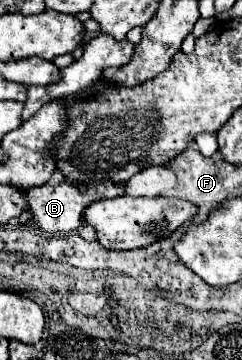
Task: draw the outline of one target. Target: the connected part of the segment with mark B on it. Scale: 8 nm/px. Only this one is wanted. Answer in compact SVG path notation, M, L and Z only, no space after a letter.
M109 180L103 182L93 182L87 186L75 186L71 182L59 182L55 186L45 184L39 188L29 188L25 194L27 200L27 212L31 214L31 220L45 232L49 234L67 234L79 226L83 226L83 210L97 202L97 200L105 200L105 198L117 198L123 194L123 186L121 184L113 184Z

